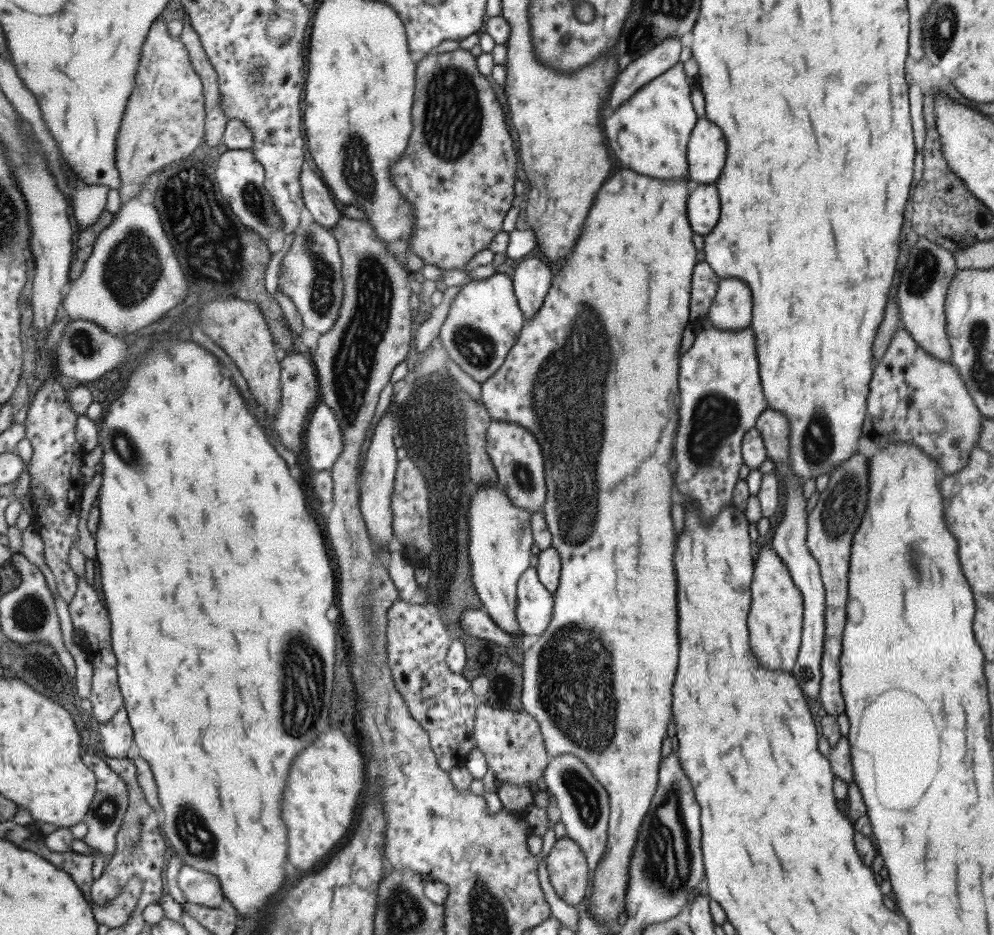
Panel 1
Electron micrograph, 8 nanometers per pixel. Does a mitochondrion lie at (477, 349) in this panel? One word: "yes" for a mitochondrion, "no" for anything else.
yes

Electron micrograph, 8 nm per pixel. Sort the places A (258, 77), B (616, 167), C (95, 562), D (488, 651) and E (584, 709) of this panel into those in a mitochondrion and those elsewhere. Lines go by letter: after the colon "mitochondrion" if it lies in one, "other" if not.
A: mitochondrion
B: other
C: other
D: other
E: mitochondrion

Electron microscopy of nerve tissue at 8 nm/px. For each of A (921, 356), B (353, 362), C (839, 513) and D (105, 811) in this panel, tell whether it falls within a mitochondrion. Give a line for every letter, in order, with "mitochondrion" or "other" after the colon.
A: other
B: mitochondrion
C: mitochondrion
D: mitochondrion

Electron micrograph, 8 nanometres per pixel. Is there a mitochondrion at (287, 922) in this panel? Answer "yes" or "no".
yes

